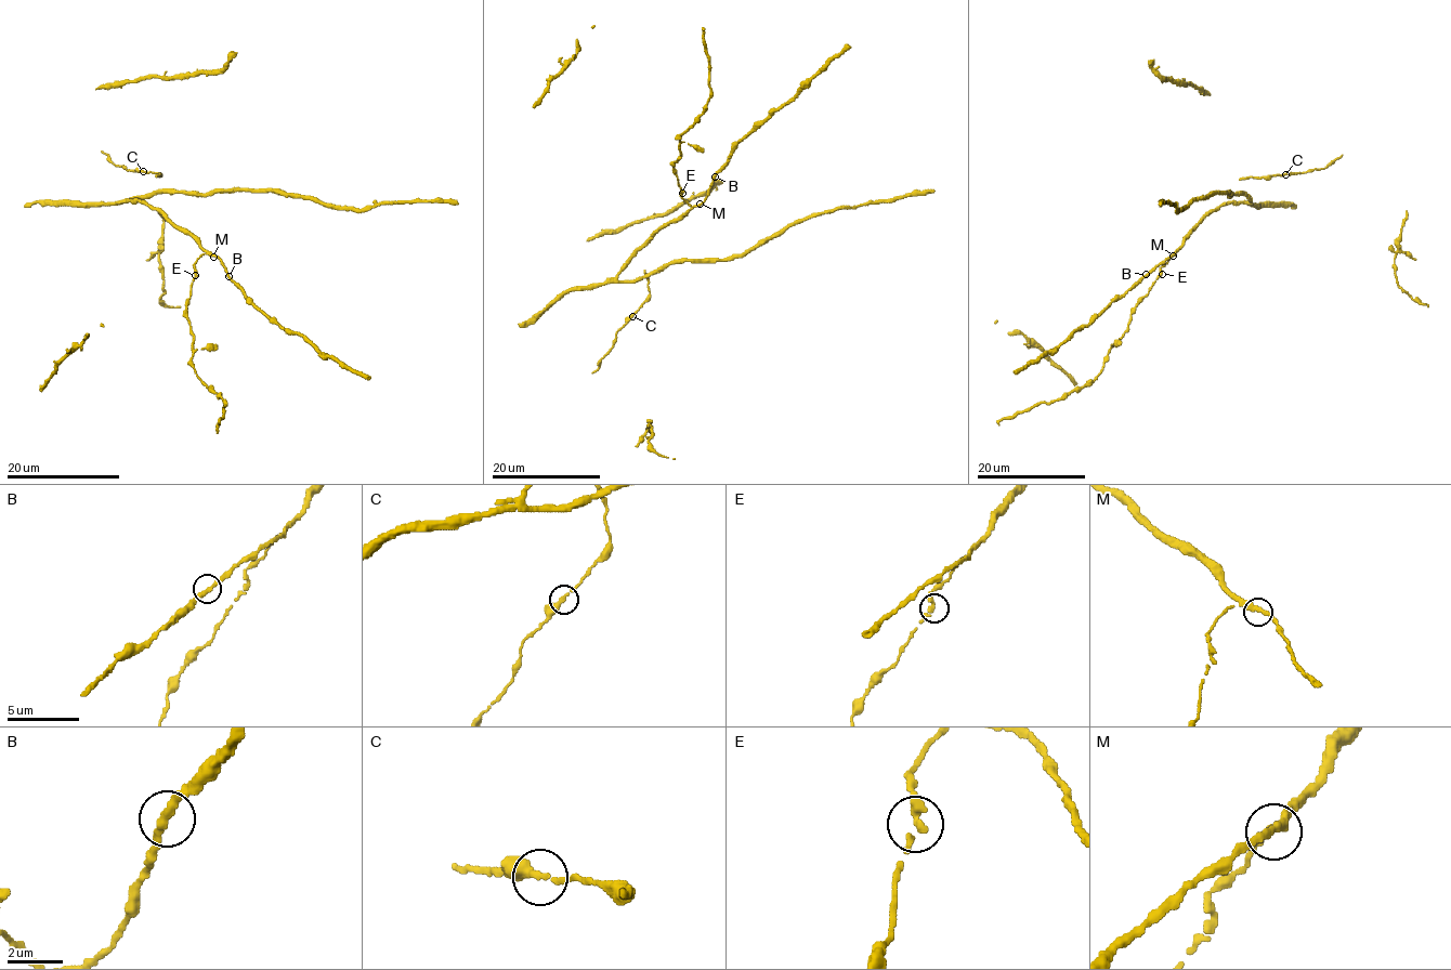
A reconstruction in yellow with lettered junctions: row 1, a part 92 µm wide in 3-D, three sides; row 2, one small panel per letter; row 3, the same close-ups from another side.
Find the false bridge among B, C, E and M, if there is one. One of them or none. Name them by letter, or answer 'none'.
none

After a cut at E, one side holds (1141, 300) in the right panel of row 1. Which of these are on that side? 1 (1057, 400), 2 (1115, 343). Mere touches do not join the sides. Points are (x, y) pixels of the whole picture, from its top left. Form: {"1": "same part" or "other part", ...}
{"1": "same part", "2": "same part"}

